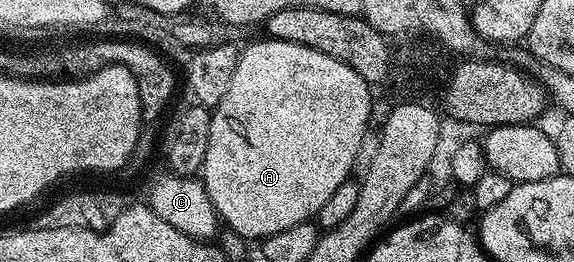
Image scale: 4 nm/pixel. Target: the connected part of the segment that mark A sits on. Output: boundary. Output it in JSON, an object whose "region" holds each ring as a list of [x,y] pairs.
{"region":[[[273,39],[258,40],[251,40],[239,52],[236,75],[232,75],[232,83],[228,83],[228,95],[224,95],[224,99],[220,99],[220,103],[213,106],[210,115],[212,131],[208,135],[208,155],[204,155],[200,174],[200,180],[206,186],[215,211],[224,225],[247,239],[253,239],[253,237],[265,239],[276,235],[276,231],[285,231],[288,227],[296,227],[296,223],[304,223],[317,218],[320,207],[324,207],[324,202],[333,195],[336,187],[340,187],[340,183],[344,183],[353,174],[350,172],[354,169],[354,160],[357,159],[358,152],[362,149],[362,140],[365,139],[366,128],[370,125],[370,89],[372,89],[371,82],[356,75],[352,67],[312,47]]]}

